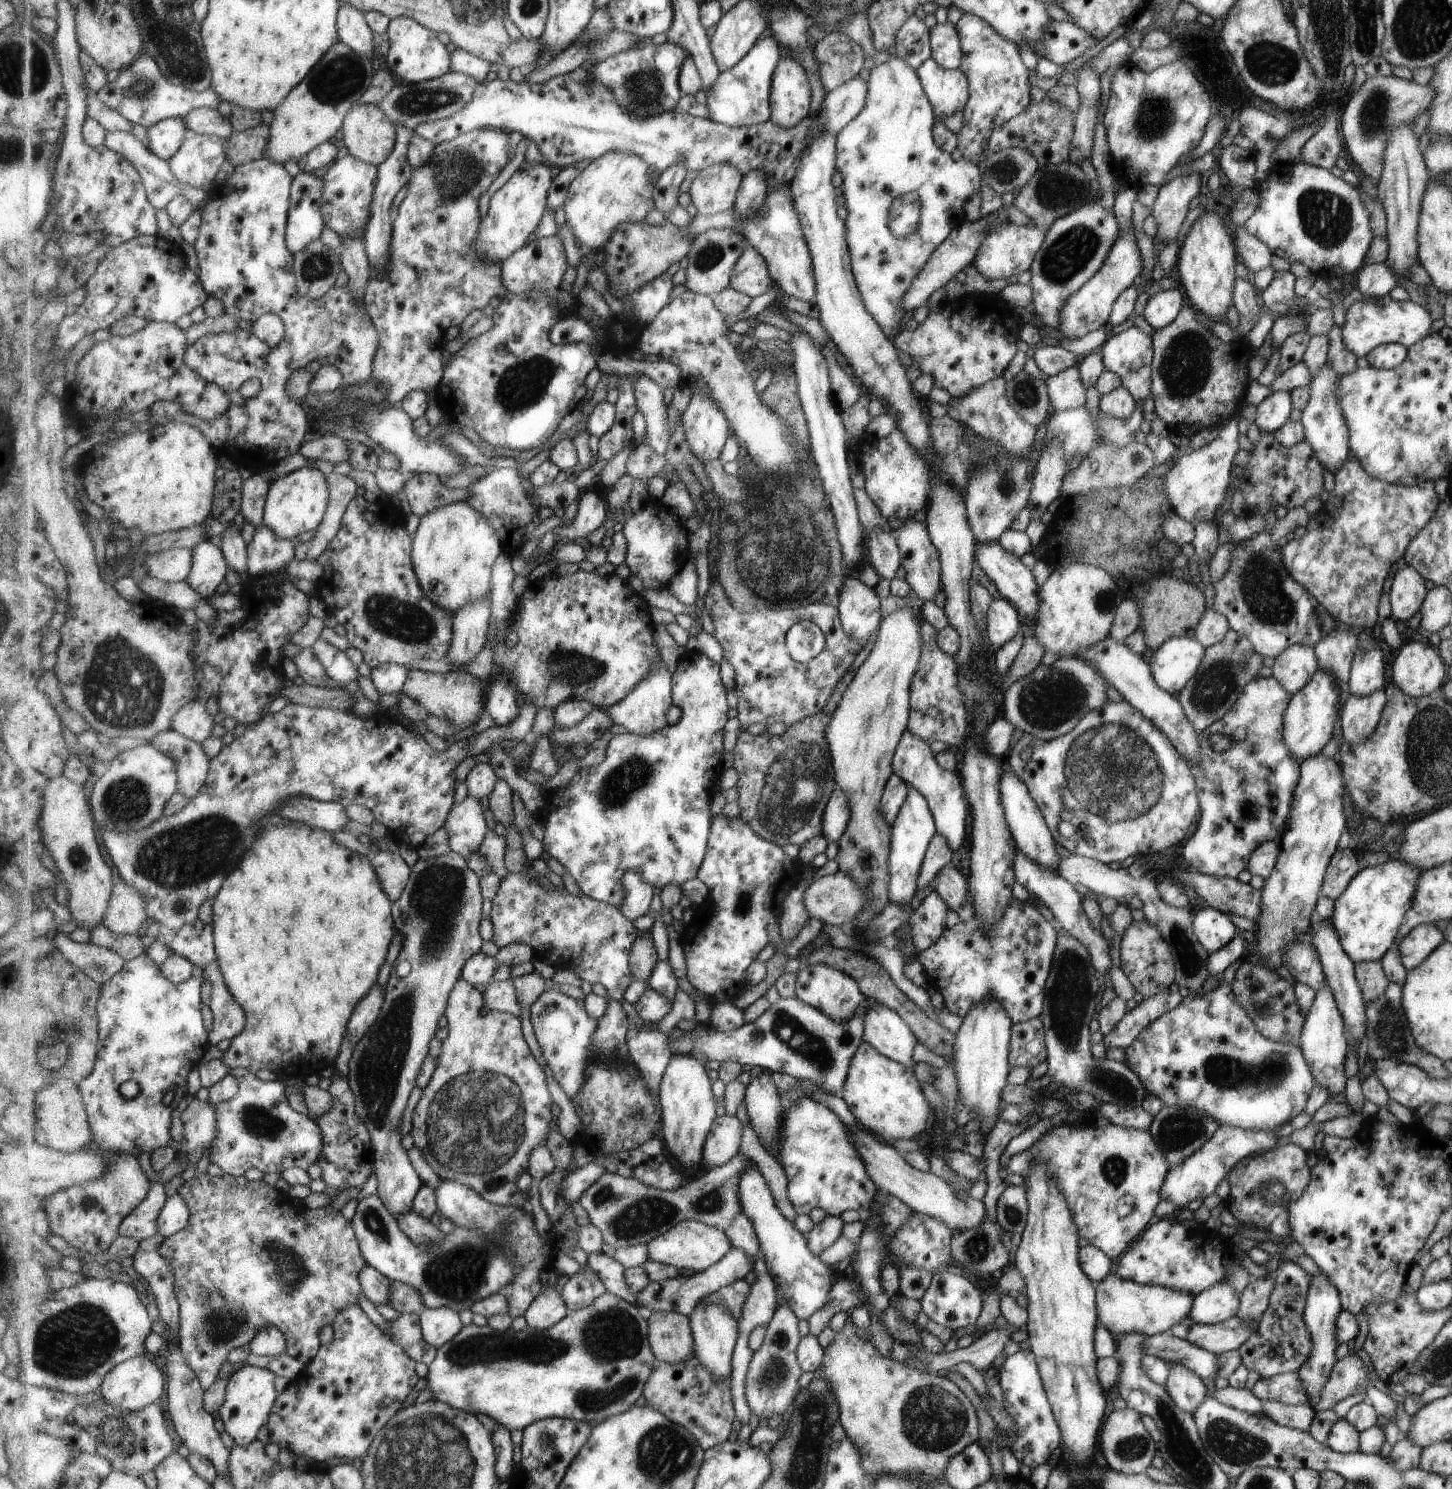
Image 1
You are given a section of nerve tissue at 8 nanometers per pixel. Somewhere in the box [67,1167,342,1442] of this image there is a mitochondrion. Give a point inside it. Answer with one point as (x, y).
(286, 1267)

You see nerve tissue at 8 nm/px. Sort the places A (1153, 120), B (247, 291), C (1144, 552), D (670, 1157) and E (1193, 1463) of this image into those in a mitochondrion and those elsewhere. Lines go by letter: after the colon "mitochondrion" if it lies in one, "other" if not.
A: mitochondrion
B: other
C: other
D: other
E: mitochondrion

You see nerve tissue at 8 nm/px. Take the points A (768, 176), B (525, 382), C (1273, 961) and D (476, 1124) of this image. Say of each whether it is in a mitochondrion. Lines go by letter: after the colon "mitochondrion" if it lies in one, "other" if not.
A: other
B: mitochondrion
C: mitochondrion
D: mitochondrion

